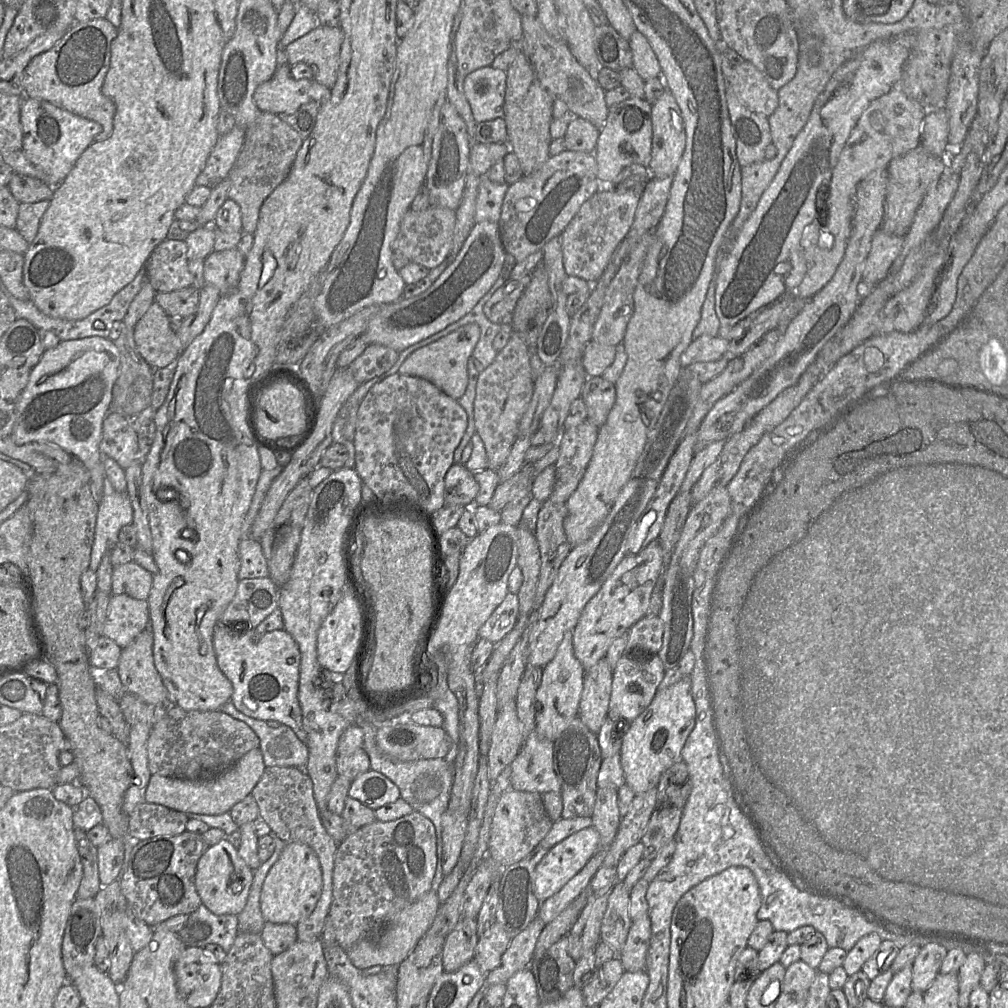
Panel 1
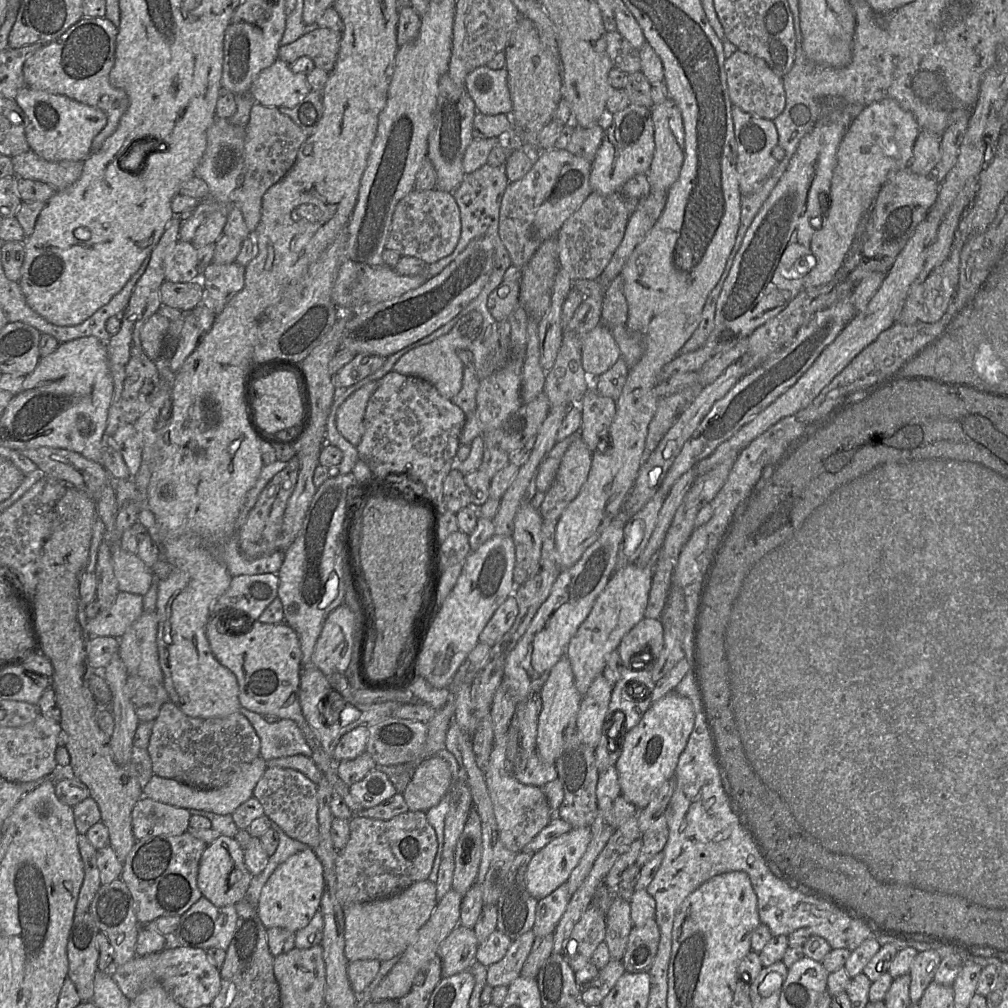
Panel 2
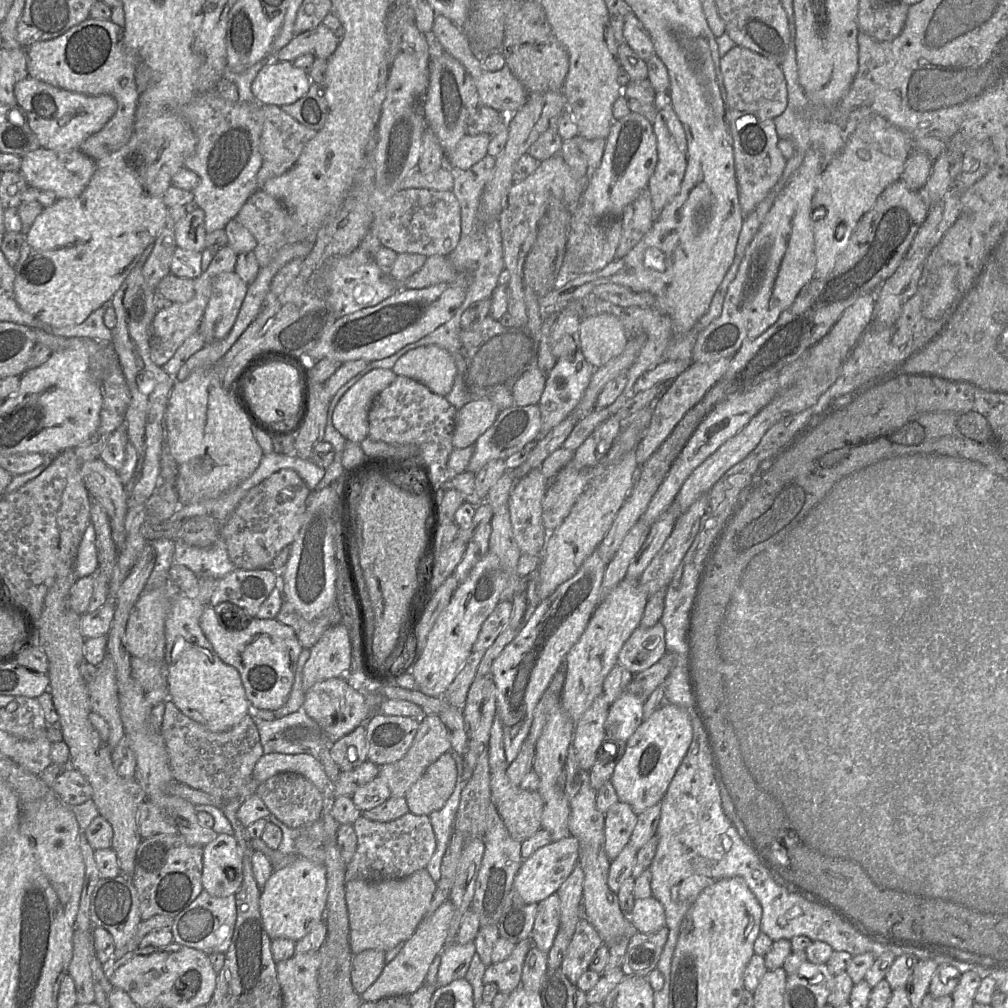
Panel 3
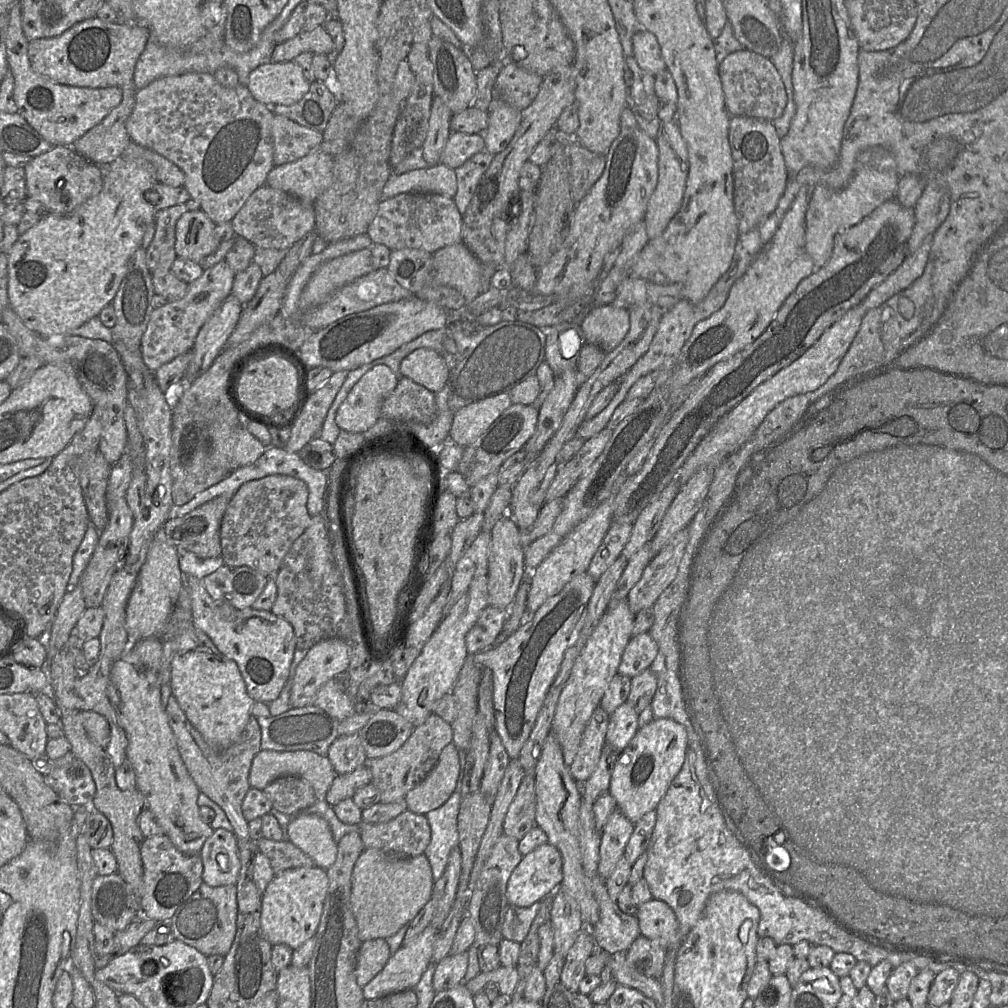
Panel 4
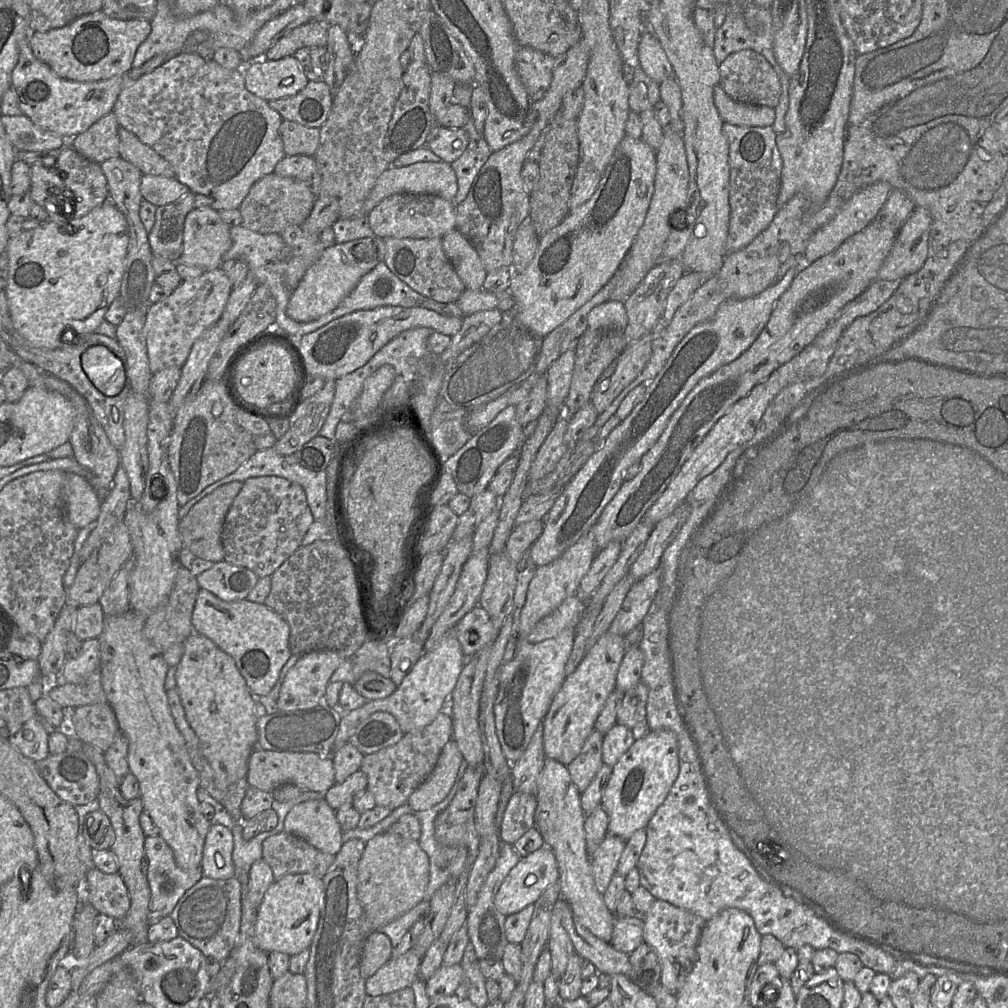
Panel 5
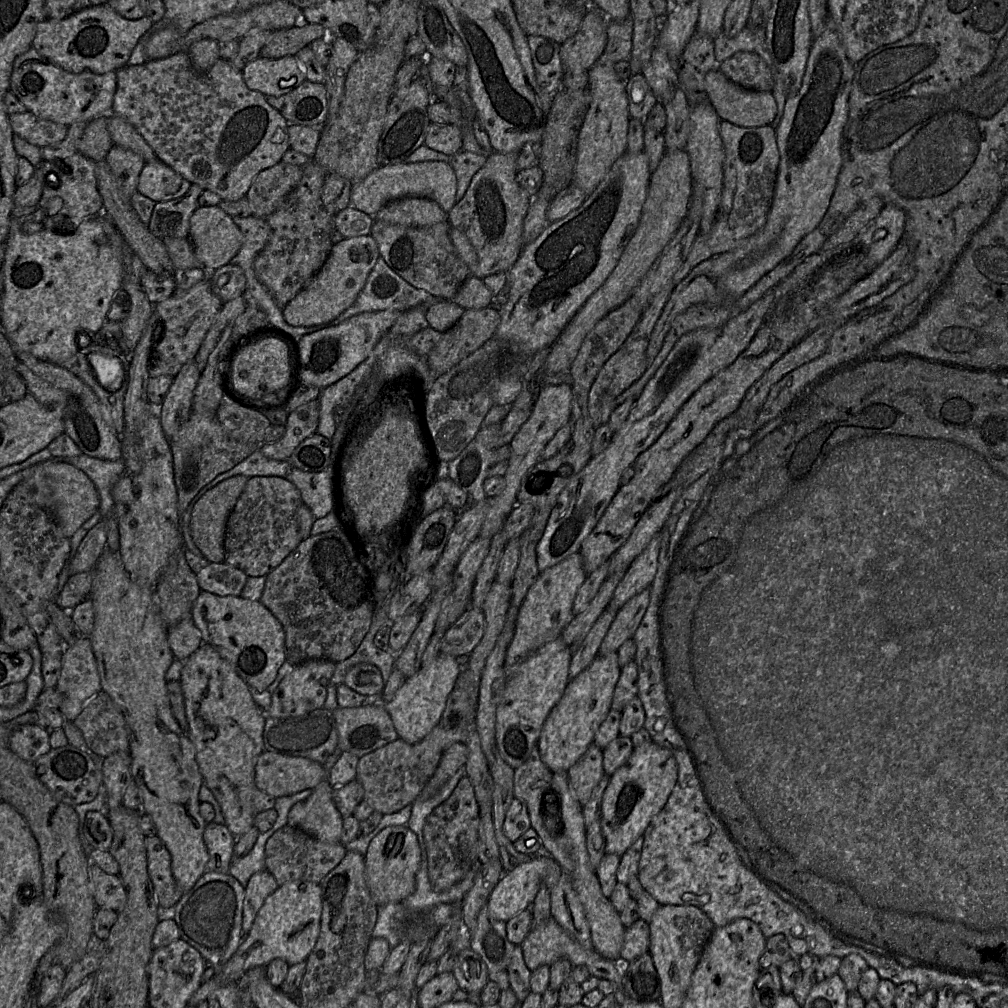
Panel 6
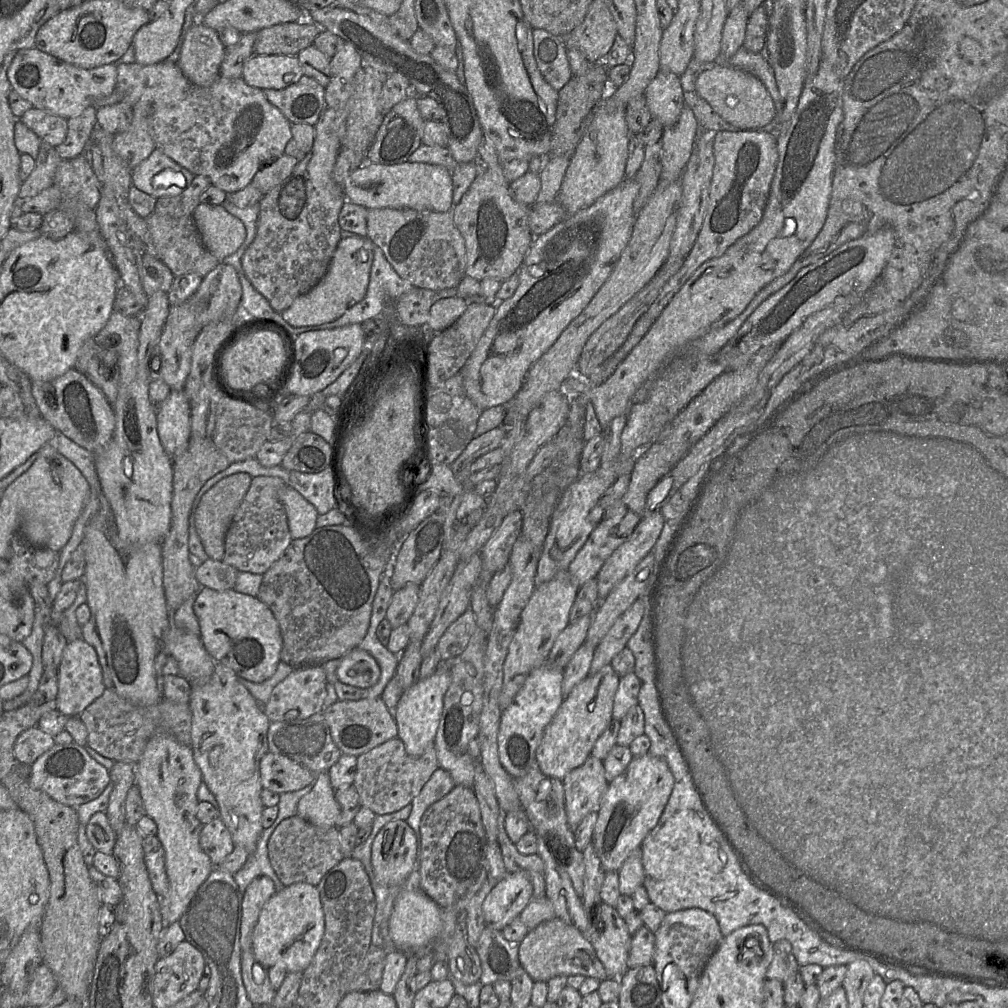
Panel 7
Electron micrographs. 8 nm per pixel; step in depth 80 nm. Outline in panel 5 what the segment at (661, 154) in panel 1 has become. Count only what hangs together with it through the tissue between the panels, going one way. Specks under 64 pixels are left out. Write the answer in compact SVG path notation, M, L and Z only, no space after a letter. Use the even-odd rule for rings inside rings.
M664 128L663 141L656 151L656 174L654 192L642 227L634 239L620 267L610 279L611 293L609 301L624 302L629 297L649 270L660 261L665 242L672 228L671 218L675 217L674 226L682 224L686 218L684 208L687 204L689 170L682 135Z

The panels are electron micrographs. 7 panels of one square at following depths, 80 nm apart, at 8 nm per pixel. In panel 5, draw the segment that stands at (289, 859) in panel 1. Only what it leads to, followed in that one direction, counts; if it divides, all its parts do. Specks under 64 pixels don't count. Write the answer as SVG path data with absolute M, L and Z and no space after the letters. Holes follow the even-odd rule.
M307 873L286 875L274 881L258 909L253 936L255 946L268 954L283 952L289 956L309 948L318 927L323 888L322 879Z

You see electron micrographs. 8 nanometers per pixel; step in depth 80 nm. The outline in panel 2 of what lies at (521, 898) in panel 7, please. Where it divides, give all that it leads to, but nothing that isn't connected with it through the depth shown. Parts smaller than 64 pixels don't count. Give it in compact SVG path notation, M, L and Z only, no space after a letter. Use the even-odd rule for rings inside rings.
M576 828L553 840L535 853L526 871L526 887L529 894L535 899L541 900L566 883L586 852L591 839L590 828Z

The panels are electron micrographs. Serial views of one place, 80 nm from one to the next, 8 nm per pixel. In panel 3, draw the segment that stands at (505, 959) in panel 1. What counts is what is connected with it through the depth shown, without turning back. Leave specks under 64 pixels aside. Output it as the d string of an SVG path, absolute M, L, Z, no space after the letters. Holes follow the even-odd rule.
M531 938L524 939L515 944L506 960L487 966L483 976L484 984L495 983L499 991L511 994L521 986L523 964L531 947Z

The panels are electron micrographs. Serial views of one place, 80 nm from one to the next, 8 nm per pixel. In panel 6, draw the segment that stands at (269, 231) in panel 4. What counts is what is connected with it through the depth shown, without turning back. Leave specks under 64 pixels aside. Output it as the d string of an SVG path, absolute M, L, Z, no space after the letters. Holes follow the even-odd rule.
M282 161L258 173L246 194L251 215L267 219L283 205L301 178L302 167Z

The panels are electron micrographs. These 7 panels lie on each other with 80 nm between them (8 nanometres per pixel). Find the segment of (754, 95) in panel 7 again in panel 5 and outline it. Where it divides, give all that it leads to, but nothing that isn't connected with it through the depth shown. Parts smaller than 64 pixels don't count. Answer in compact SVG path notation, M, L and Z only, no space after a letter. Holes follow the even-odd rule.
M720 84L714 87L713 98L725 123L744 127L766 127L774 123L774 108L737 102L726 94Z

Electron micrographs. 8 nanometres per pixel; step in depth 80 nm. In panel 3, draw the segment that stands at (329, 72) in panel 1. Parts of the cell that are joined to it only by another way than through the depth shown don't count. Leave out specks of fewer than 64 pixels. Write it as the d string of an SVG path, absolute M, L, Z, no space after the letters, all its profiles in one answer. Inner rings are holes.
M321 24L296 35L275 54L275 58L278 61L293 62L297 57L310 53L315 58L321 58L327 61L335 52L339 42L335 34Z

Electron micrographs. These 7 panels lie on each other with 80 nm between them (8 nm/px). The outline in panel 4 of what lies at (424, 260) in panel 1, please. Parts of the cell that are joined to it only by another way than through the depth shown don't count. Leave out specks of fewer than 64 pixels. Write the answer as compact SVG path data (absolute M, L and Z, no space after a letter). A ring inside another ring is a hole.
M400 193L381 199L367 235L373 243L387 246L391 251L405 248L435 253L439 249L462 241L462 216L454 199L435 193Z

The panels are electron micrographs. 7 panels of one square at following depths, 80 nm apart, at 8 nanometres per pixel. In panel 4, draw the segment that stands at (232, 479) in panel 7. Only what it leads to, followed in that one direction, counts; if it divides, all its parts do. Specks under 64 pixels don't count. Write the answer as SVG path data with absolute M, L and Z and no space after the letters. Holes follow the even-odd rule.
M231 495L218 496L195 508L184 516L170 518L165 521L162 529L166 541L174 546L182 546L200 558L214 558L222 555L220 528L231 500Z

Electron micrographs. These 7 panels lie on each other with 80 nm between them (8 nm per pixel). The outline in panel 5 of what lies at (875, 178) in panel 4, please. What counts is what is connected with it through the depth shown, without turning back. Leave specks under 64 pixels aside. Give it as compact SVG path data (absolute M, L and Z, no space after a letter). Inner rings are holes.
M877 182L855 193L833 220L813 232L805 250L806 261L813 263L830 254L845 240L870 224L876 219L892 190L888 183Z

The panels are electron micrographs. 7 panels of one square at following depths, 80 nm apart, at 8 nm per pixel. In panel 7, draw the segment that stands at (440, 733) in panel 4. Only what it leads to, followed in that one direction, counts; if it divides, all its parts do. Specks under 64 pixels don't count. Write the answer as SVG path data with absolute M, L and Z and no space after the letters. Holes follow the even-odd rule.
M392 738L357 757L357 770L353 785L359 794L360 804L375 815L399 811L420 793L433 772L439 768L435 744L429 745L419 757L406 753L403 742Z

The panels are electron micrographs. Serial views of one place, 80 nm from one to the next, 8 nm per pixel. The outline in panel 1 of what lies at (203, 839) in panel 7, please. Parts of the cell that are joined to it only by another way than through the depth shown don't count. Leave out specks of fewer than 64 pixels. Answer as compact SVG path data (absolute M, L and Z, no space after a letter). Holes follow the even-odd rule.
M226 839L210 846L196 867L195 886L202 904L215 915L239 915L250 893L254 870L248 867L238 850Z

